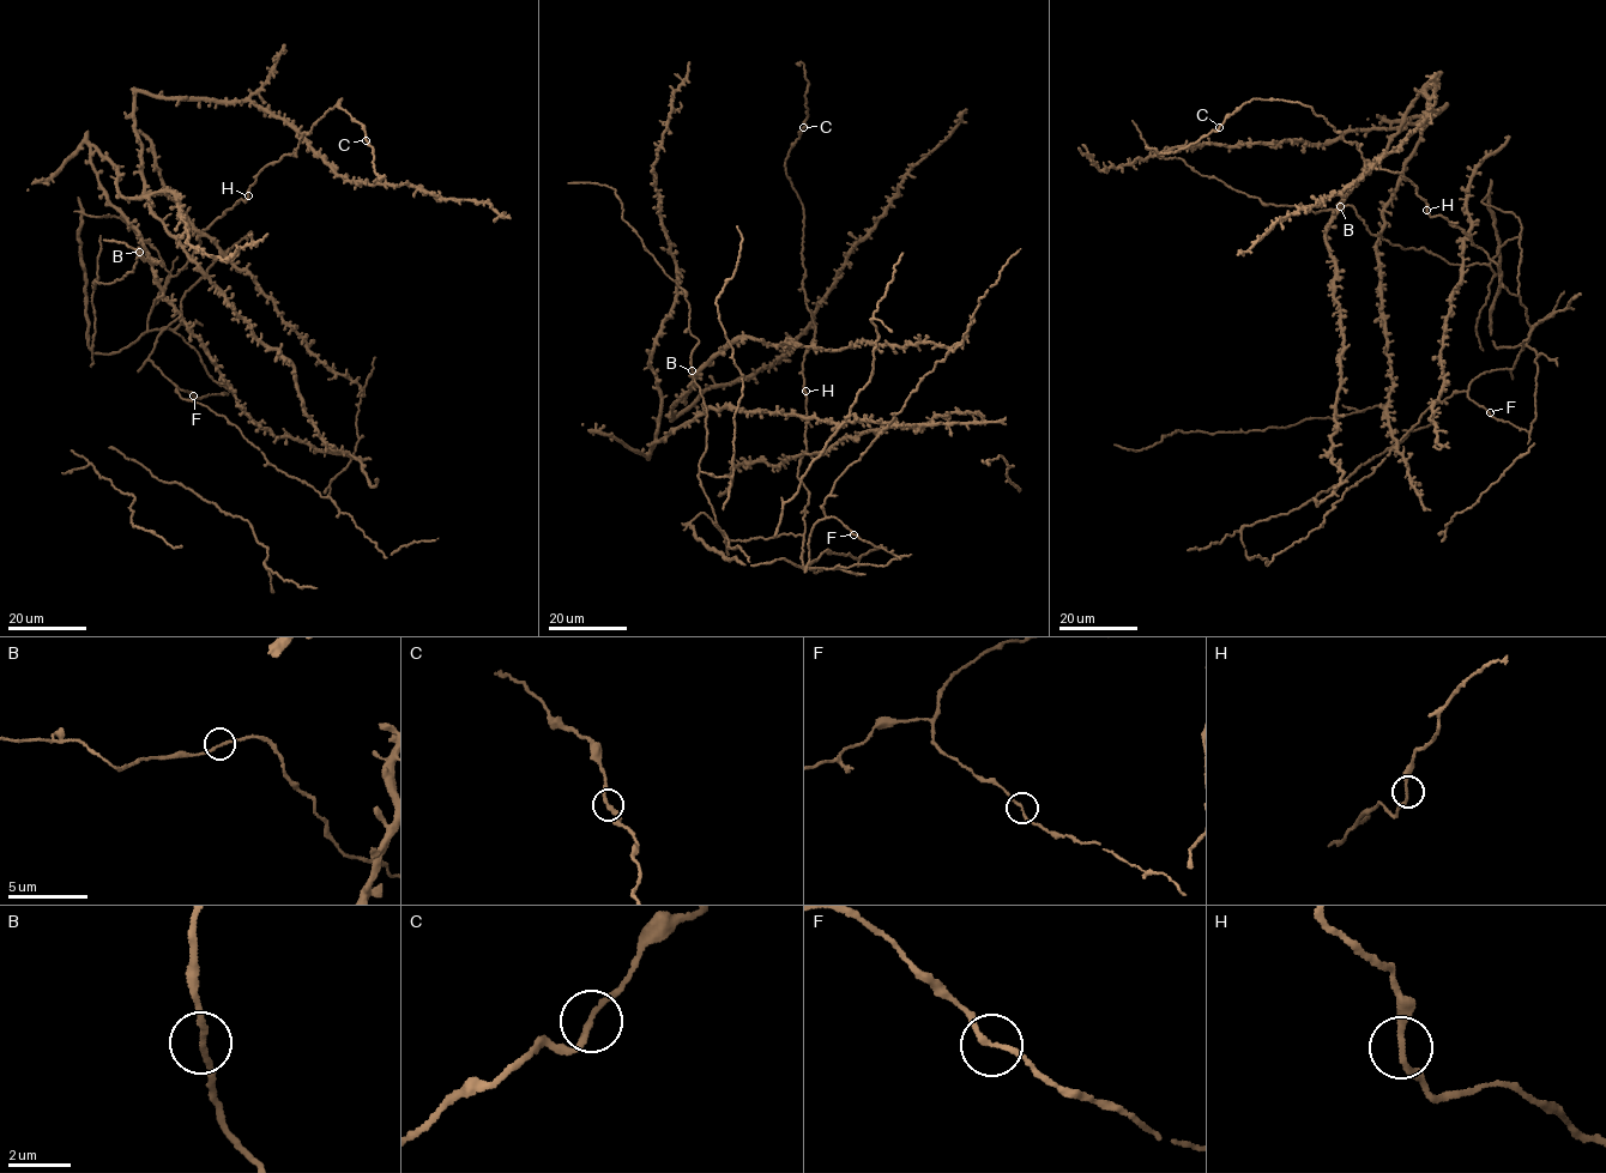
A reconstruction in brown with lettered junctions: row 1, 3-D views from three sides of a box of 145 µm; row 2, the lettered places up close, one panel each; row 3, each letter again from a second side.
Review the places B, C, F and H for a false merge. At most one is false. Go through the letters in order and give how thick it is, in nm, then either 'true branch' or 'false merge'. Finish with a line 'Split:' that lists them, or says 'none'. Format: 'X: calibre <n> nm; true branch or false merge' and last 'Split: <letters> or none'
B: calibre 180 nm; true branch
C: calibre 190 nm; true branch
F: calibre 160 nm; true branch
H: calibre 170 nm; true branch
Split: none

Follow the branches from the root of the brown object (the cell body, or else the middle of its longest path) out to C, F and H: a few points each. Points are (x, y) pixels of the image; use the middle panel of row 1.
C: (807, 411), (801, 373), (815, 326), (802, 288), (803, 205), (785, 162), (803, 127)
F: (807, 411), (807, 449), (797, 476), (809, 496), (804, 512), (803, 568), (882, 567), (899, 557), (853, 534)
H: (807, 411), (805, 392)

